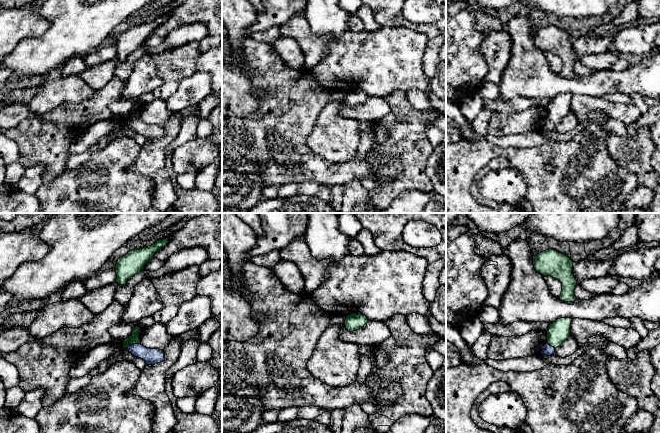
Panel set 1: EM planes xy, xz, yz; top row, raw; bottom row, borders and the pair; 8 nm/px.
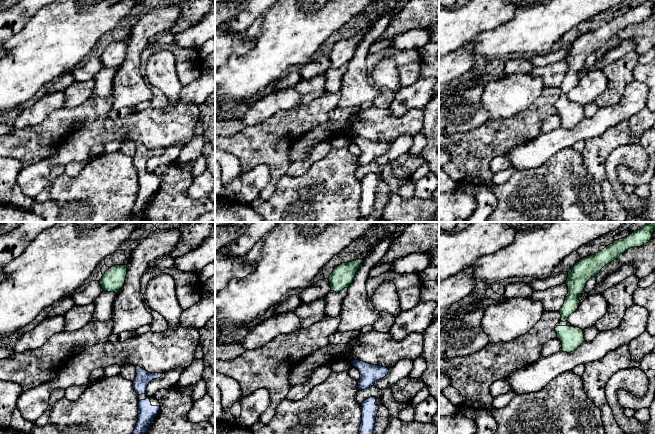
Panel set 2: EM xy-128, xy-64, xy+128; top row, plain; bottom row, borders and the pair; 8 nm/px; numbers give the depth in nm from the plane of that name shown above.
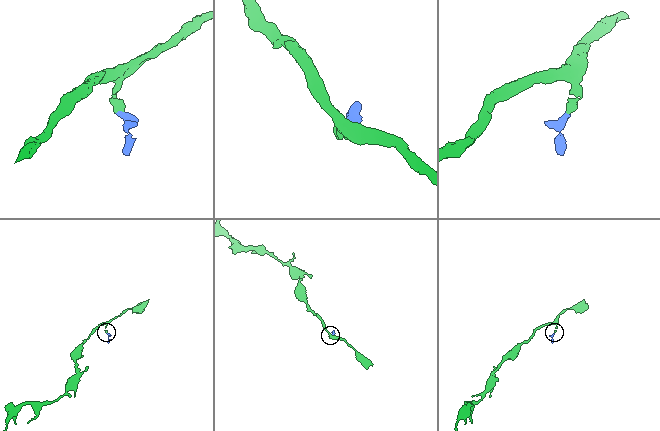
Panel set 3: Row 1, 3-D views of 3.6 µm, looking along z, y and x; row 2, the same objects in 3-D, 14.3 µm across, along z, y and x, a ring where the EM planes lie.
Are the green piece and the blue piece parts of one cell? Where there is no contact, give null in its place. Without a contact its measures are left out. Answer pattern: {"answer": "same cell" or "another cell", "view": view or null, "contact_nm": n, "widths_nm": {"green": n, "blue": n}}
{"answer": "same cell", "view": "xy", "contact_nm": 130, "widths_nm": {"green": 80, "blue": 130}}

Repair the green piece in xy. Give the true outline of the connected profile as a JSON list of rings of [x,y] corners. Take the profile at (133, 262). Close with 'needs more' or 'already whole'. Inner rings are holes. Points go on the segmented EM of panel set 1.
[[[169,238],[159,240],[151,246],[131,250],[119,258],[114,268],[117,275],[116,283],[125,285],[131,277],[144,270],[146,263],[167,245],[168,241]]]; already whole

